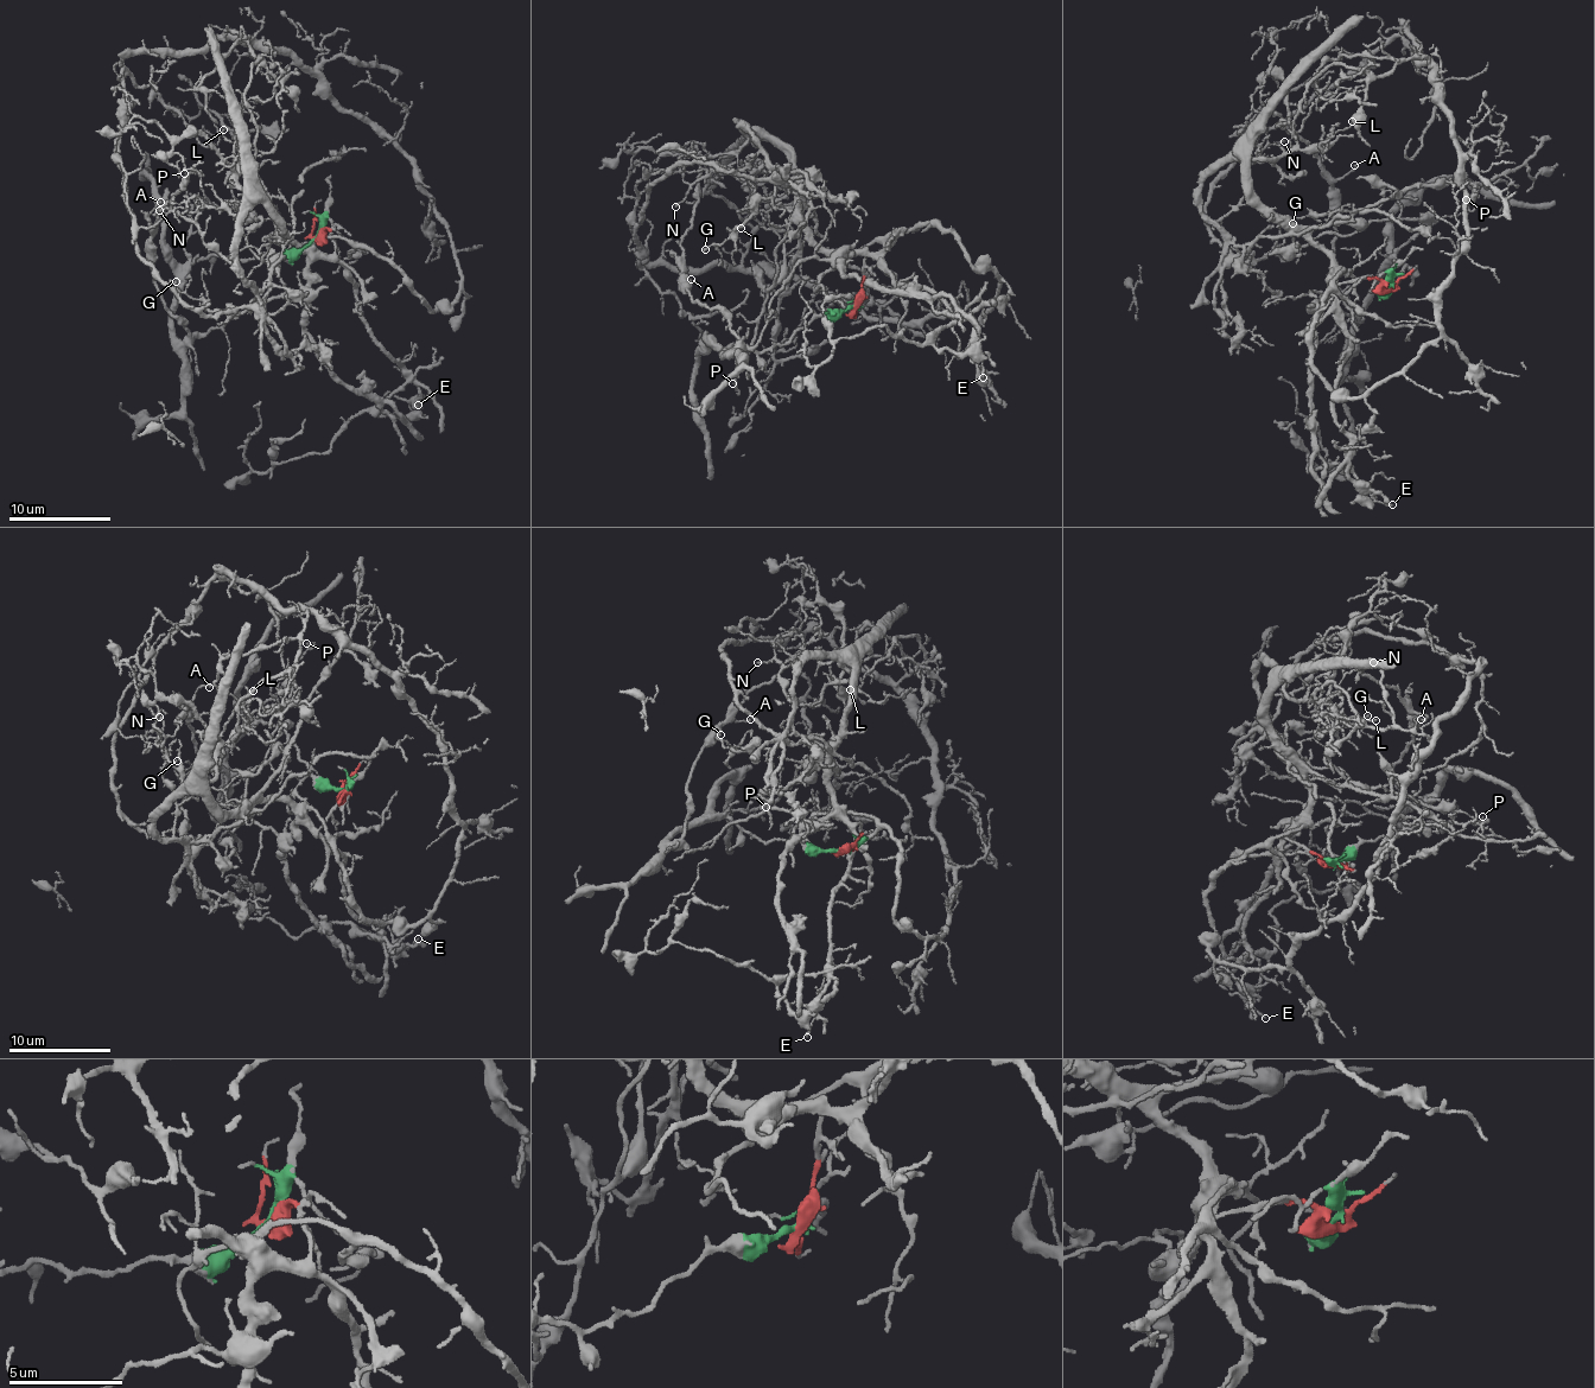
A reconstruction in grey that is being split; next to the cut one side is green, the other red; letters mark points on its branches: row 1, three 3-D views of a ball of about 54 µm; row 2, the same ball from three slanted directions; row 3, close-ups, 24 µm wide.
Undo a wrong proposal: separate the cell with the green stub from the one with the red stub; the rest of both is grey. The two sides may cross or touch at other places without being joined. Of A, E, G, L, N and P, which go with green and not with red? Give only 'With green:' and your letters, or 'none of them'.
With green: A, P

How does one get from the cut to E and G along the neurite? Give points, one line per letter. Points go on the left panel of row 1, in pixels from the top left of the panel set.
E: (315, 240), (329, 229), (344, 278), (353, 282), (356, 304), (379, 345), (401, 367), (418, 393), (419, 405)
G: (315, 240), (329, 229), (335, 252), (273, 240), (228, 258), (255, 298), (240, 312), (210, 311), (176, 280)

